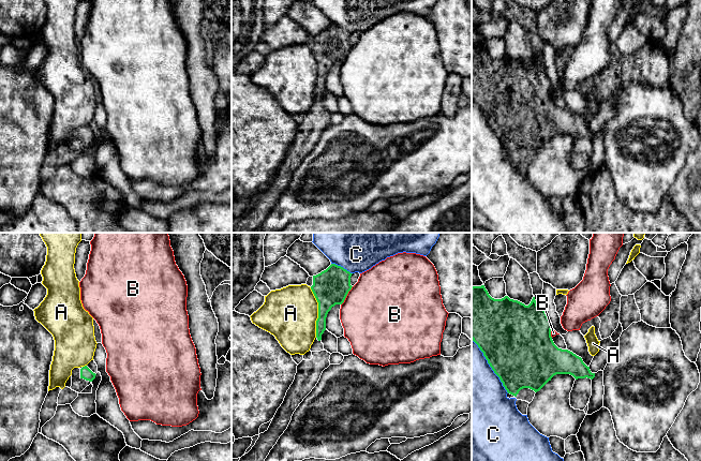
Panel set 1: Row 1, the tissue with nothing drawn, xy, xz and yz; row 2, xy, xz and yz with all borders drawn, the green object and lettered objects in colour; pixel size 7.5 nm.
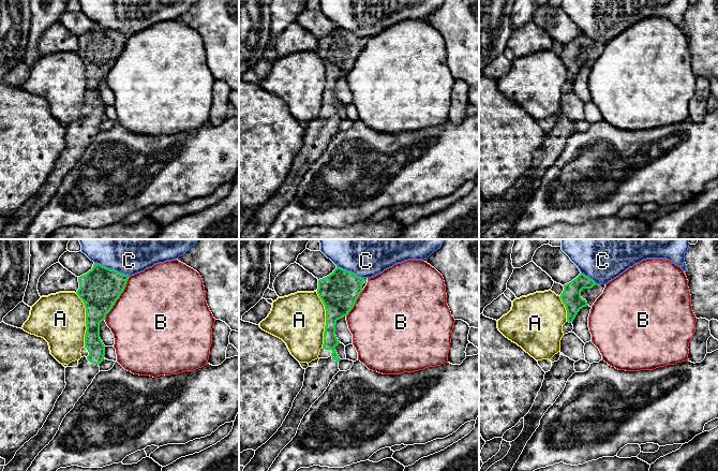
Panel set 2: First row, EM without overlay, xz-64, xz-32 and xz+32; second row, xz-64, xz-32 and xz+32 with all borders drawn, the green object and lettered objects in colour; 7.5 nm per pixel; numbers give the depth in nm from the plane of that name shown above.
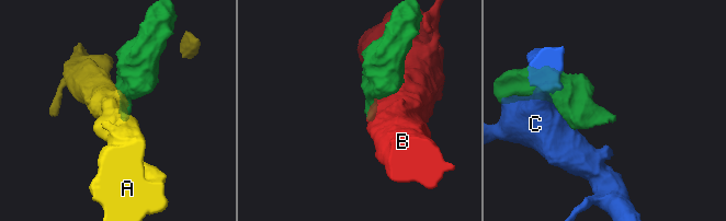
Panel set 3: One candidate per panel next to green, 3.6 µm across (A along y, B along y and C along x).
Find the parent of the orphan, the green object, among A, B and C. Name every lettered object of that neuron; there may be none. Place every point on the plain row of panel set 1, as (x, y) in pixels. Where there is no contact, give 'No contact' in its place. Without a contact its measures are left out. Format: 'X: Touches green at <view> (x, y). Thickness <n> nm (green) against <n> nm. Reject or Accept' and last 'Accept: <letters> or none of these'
A: Touches green at xz (318, 72). Thickness 260 nm (green) against 400 nm. Reject
B: Touches green at xz (346, 55). Thickness 260 nm (green) against 500 nm. Reject
C: Touches green at yz (490, 125). Thickness 500 nm (green) against 460 nm. Reject
Accept: none of these

